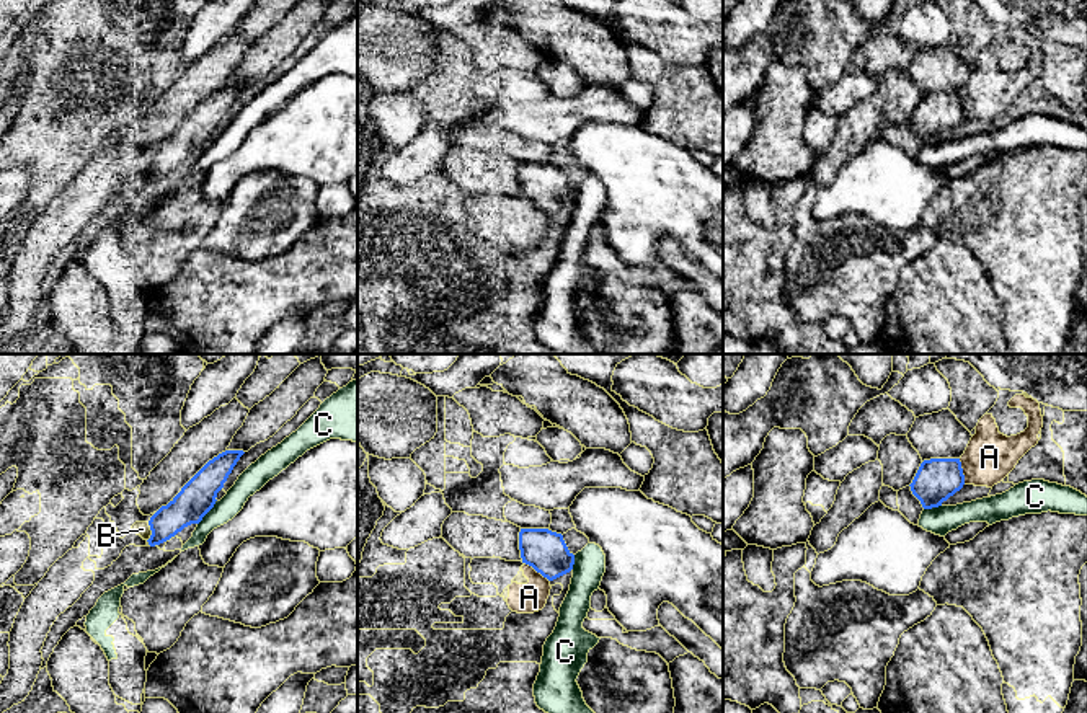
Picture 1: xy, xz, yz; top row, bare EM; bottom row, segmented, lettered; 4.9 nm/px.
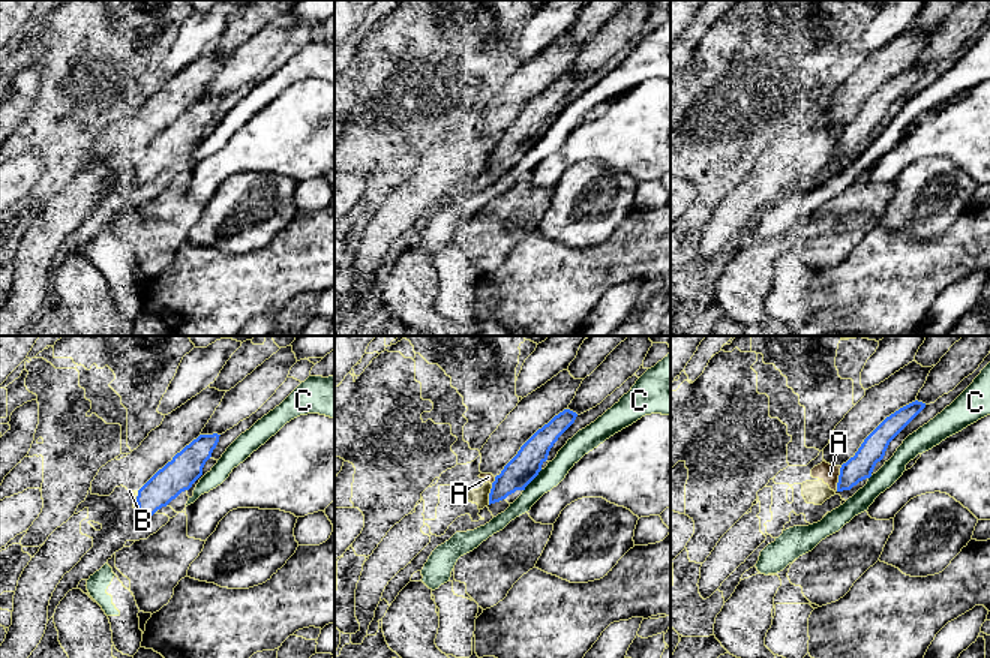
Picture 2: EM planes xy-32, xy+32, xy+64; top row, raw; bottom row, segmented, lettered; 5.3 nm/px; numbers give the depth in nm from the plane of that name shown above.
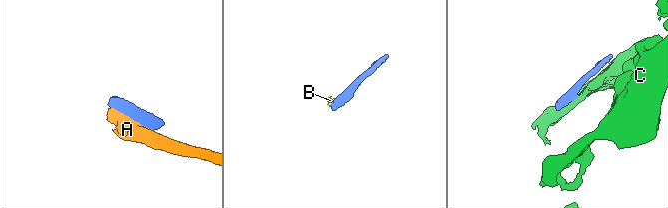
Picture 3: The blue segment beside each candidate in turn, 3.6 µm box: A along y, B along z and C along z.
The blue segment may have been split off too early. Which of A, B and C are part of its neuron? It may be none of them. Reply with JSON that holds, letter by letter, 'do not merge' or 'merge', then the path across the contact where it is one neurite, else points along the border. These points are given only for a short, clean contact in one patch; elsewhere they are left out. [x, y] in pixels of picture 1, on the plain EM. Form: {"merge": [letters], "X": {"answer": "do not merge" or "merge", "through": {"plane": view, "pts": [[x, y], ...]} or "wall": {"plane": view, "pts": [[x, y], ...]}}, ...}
{"merge": [], "A": {"answer": "do not merge"}, "B": {"answer": "do not merge"}, "C": {"answer": "do not merge", "wall": {"plane": "xy", "pts": [[216, 134], [214, 141], [198, 159]]}}}

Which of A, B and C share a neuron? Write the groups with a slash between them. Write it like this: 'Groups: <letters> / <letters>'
Groups: A B / C

